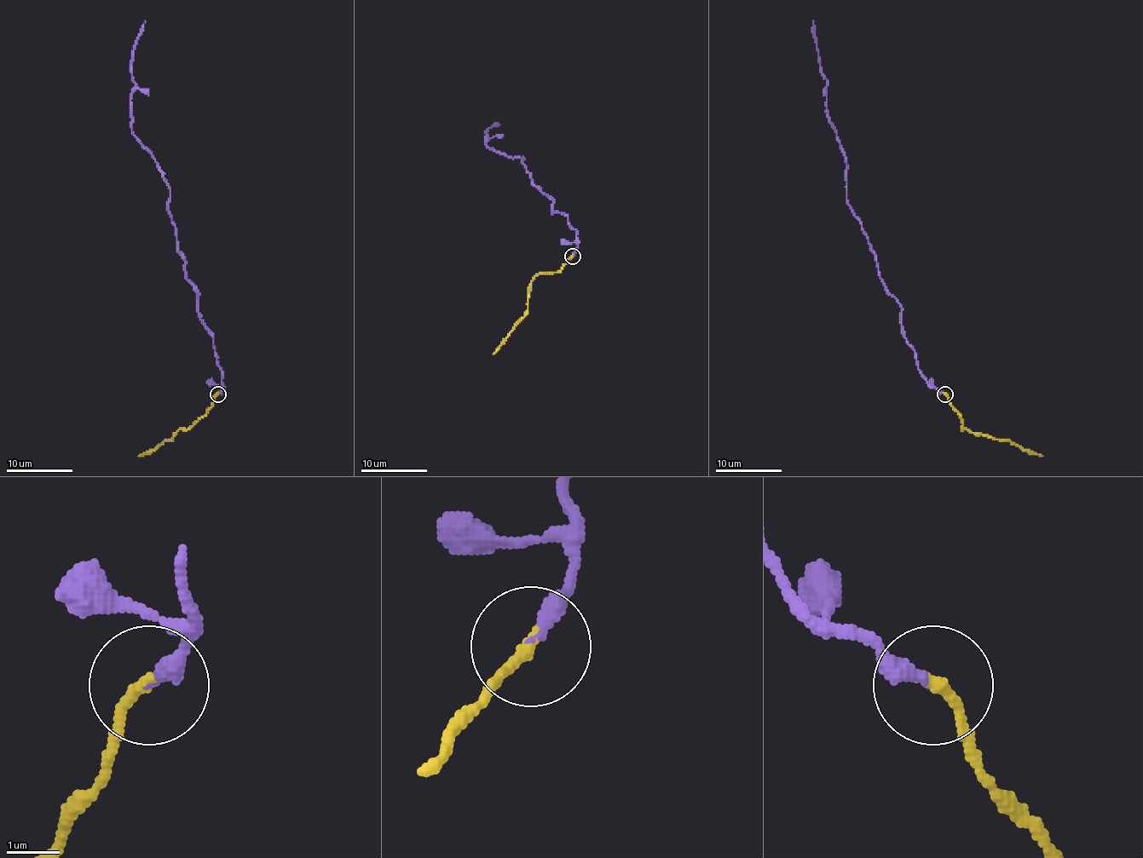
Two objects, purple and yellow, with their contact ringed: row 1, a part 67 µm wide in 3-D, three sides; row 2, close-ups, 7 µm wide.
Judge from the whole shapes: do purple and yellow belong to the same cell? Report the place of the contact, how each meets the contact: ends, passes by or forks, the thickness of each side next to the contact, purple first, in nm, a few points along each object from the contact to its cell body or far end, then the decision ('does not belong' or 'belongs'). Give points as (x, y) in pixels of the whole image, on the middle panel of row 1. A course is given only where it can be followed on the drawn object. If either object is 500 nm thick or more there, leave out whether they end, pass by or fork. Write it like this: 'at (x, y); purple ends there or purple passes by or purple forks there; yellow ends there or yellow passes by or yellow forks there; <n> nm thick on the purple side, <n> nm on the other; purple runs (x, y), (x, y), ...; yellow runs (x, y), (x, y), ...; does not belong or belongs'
at (572, 256); purple ends there; yellow ends there; 240 nm thick on the purple side, 240 nm on the other; purple runs (573, 256), (576, 231), (552, 212), (524, 158), (486, 146), (486, 131), (499, 124); yellow runs (573, 256), (557, 272), (538, 273), (531, 282), (528, 312), (493, 354); belongs

